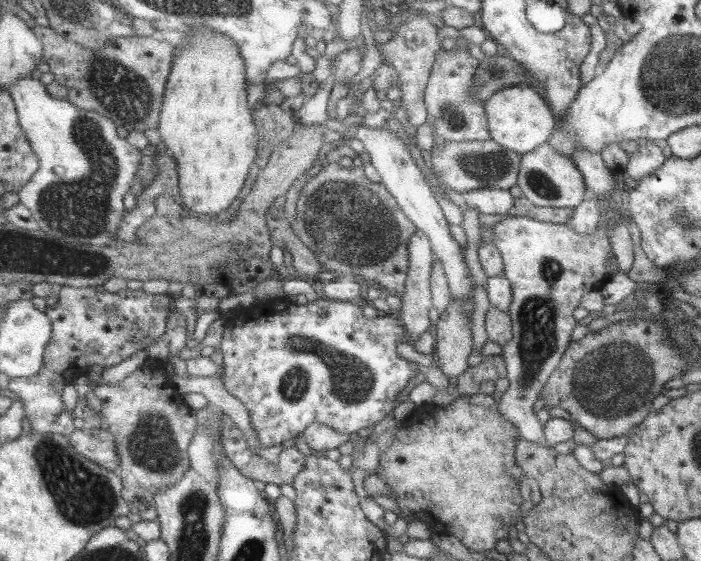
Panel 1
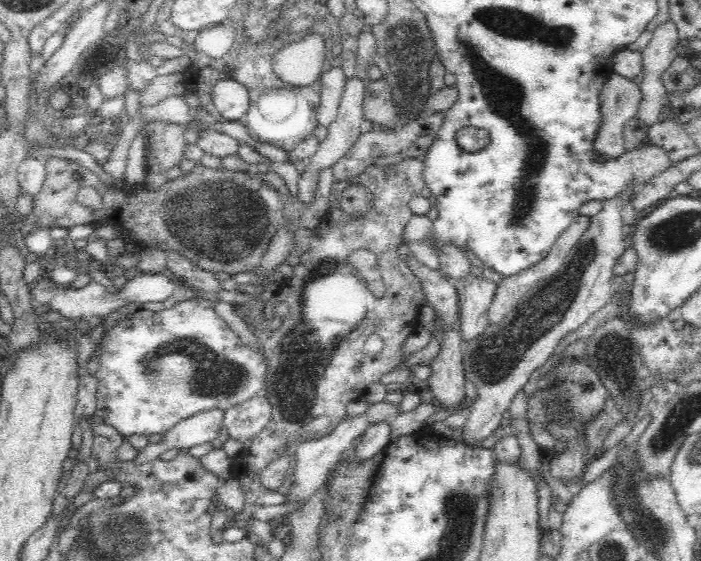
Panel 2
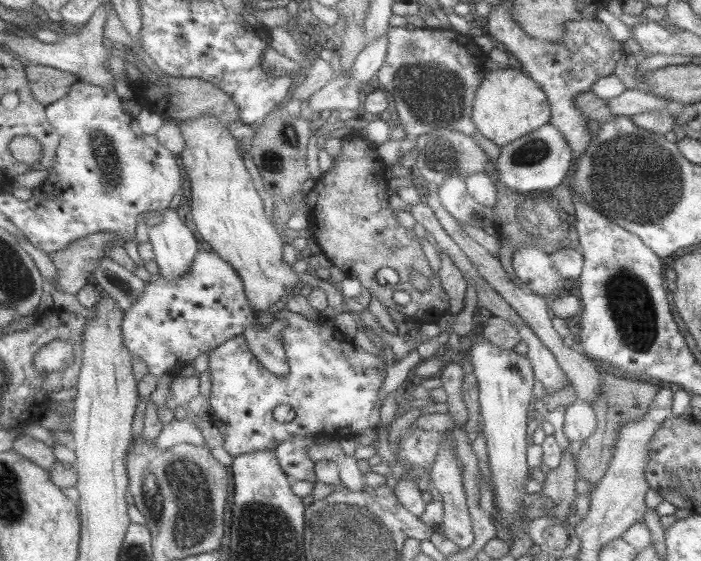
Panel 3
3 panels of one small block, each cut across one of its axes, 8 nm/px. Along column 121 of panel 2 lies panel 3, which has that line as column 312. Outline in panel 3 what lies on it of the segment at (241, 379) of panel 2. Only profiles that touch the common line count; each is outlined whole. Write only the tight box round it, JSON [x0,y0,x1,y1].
[209,309,386,457]

